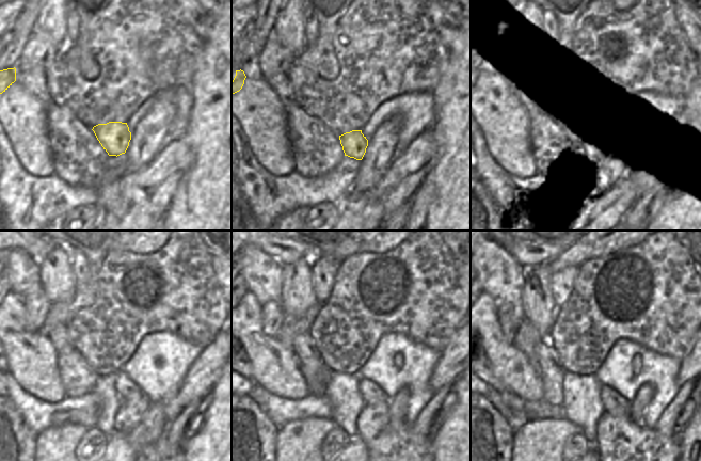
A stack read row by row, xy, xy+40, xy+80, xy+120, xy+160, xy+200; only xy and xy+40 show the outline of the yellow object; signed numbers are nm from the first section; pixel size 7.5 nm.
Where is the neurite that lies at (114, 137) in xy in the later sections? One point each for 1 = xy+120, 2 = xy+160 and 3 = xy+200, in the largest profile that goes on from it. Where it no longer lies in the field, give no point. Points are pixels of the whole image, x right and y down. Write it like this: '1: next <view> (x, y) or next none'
1: next xy+120 (125, 387)
2: next xy+160 (370, 393)
3: next xy+200 (615, 403)

